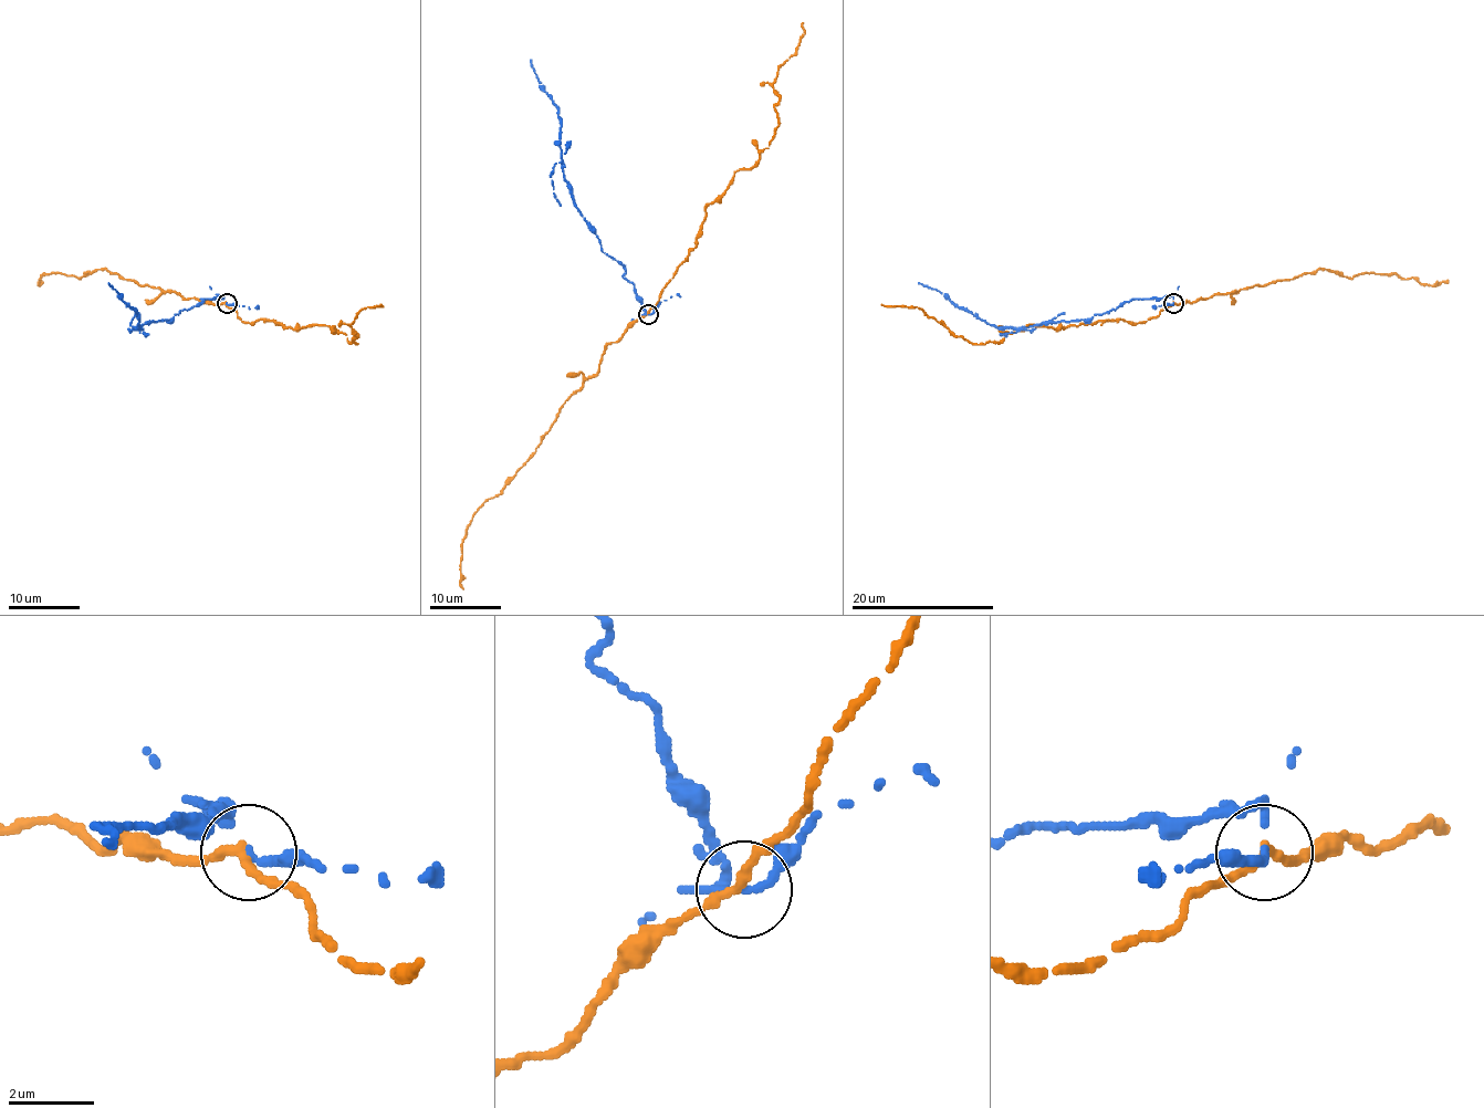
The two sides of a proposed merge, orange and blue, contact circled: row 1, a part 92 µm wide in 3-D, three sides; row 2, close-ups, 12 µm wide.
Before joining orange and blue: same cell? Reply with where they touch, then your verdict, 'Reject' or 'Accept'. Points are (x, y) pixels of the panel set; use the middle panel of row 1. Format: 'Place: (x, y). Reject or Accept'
Place: (648, 314). Reject

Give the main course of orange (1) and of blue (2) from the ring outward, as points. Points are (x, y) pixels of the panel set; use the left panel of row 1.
1: (226, 303), (242, 322), (272, 320), (299, 328), (330, 325), (356, 345), (351, 325), (356, 314), (382, 303)
2: (226, 303), (225, 296), (202, 299), (202, 302), (170, 320), (138, 327), (138, 317), (107, 282)

